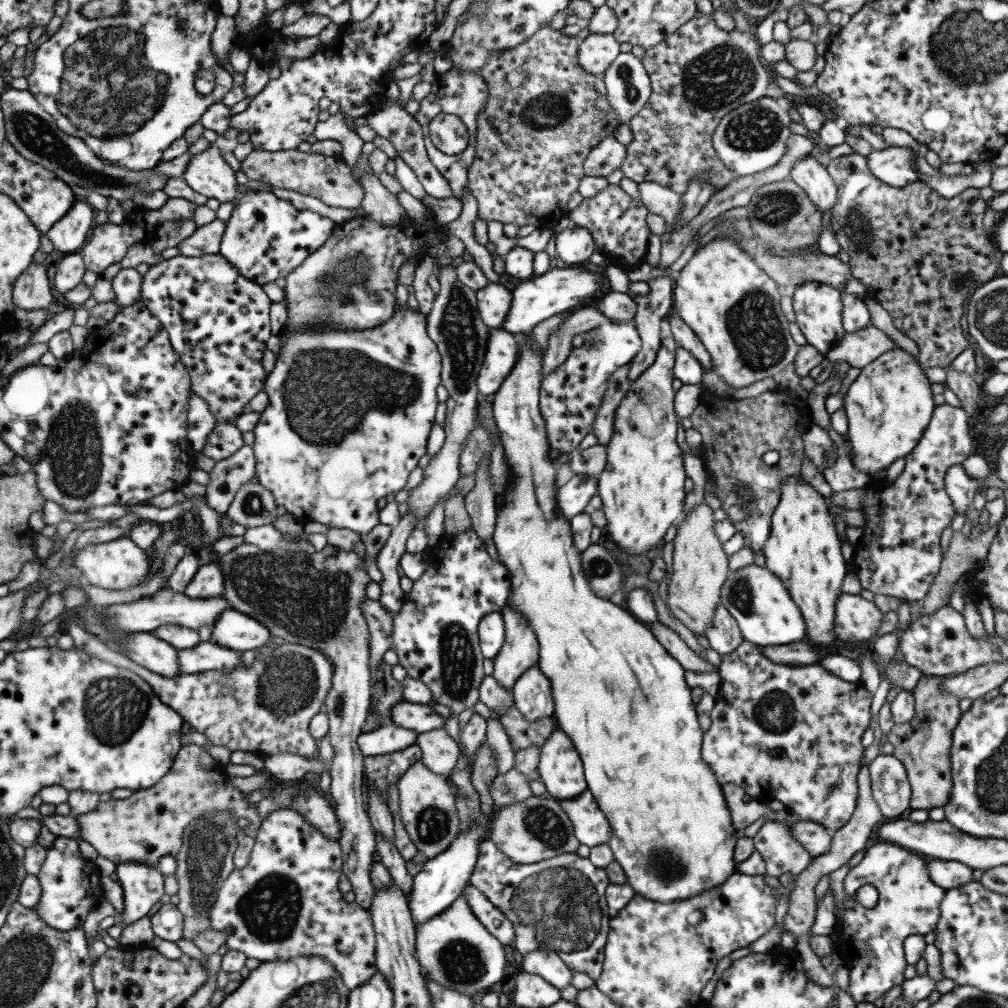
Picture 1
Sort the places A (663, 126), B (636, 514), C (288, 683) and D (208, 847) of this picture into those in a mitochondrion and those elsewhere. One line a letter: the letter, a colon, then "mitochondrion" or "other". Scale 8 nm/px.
A: other
B: other
C: mitochondrion
D: mitochondrion

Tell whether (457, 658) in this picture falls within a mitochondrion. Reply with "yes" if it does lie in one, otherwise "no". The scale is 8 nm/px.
yes

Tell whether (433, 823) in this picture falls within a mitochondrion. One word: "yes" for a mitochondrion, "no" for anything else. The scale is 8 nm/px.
yes

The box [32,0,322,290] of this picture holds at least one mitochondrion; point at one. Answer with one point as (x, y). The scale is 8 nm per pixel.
(105, 86)

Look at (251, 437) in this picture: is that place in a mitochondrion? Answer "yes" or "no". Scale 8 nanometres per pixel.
no

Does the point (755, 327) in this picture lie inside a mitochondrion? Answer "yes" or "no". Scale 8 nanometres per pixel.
yes

